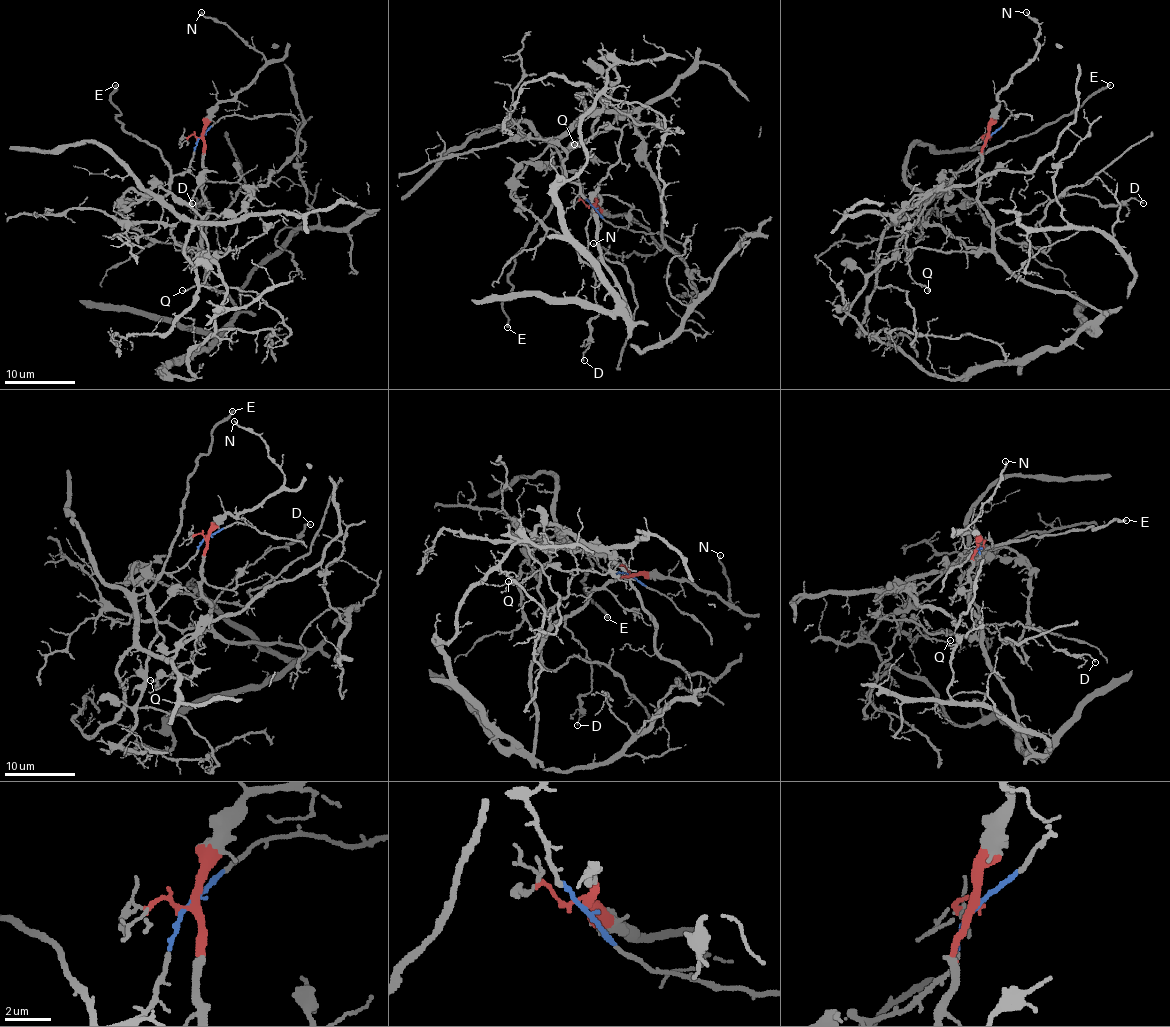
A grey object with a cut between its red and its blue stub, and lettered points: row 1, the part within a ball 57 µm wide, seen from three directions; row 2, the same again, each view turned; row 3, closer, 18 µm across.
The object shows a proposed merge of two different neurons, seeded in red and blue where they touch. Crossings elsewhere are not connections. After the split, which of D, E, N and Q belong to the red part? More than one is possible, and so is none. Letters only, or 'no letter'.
D, N, Q

